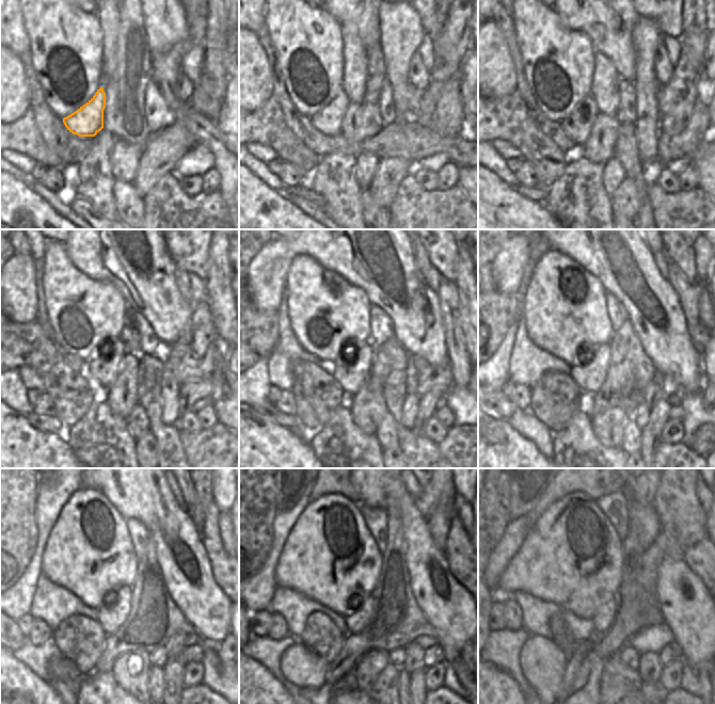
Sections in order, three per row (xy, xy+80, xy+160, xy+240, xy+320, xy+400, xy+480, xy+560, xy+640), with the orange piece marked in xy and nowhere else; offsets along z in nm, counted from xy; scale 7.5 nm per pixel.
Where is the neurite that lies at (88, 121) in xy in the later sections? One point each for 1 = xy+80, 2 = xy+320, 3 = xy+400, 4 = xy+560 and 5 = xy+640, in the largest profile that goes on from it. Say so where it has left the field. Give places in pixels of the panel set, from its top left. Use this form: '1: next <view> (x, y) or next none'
1: next xy+80 (329, 121)
2: next xy+320 (351, 376)
3: next xy+400 (590, 377)
4: next xy+560 (355, 622)
5: next xy+640 (603, 620)

